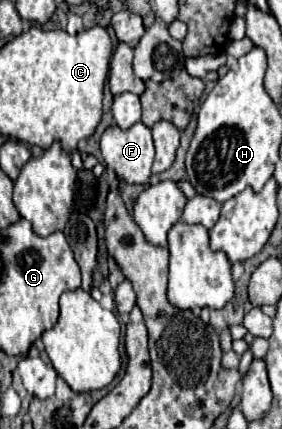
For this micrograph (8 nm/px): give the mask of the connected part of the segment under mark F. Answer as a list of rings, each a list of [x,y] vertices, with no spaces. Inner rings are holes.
[[[135,123],[129,131],[109,127],[101,137],[101,155],[121,181],[131,185],[147,183],[155,155],[151,129],[143,123]]]

